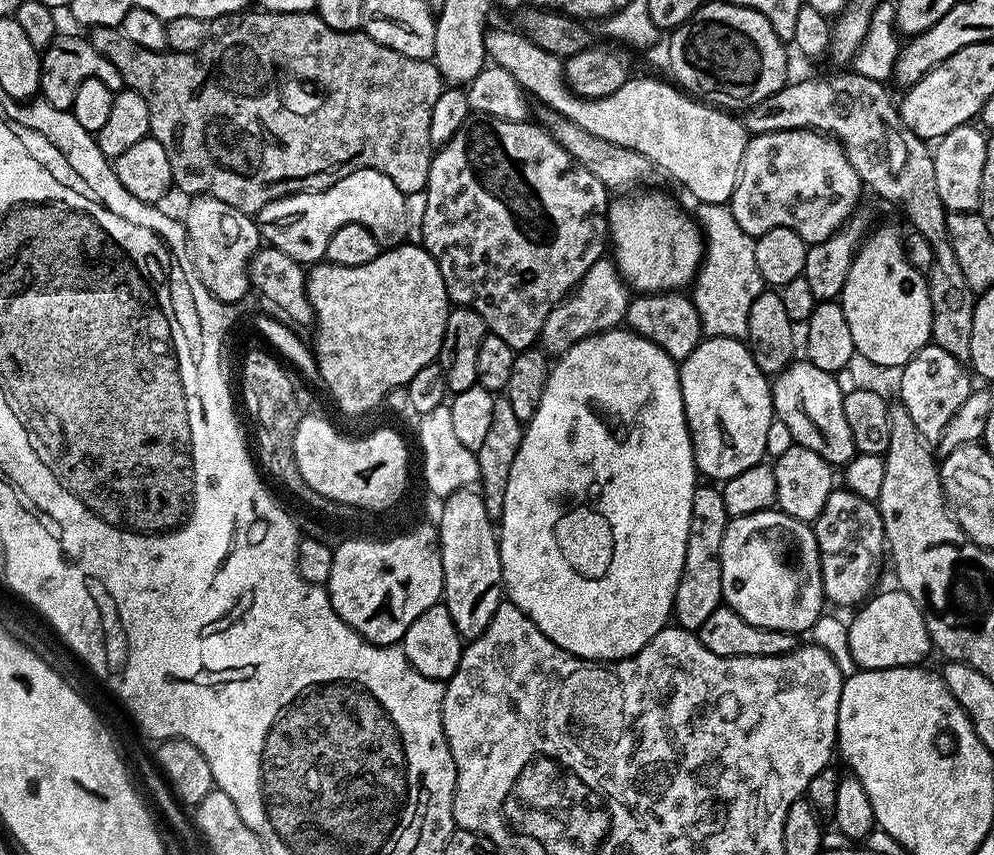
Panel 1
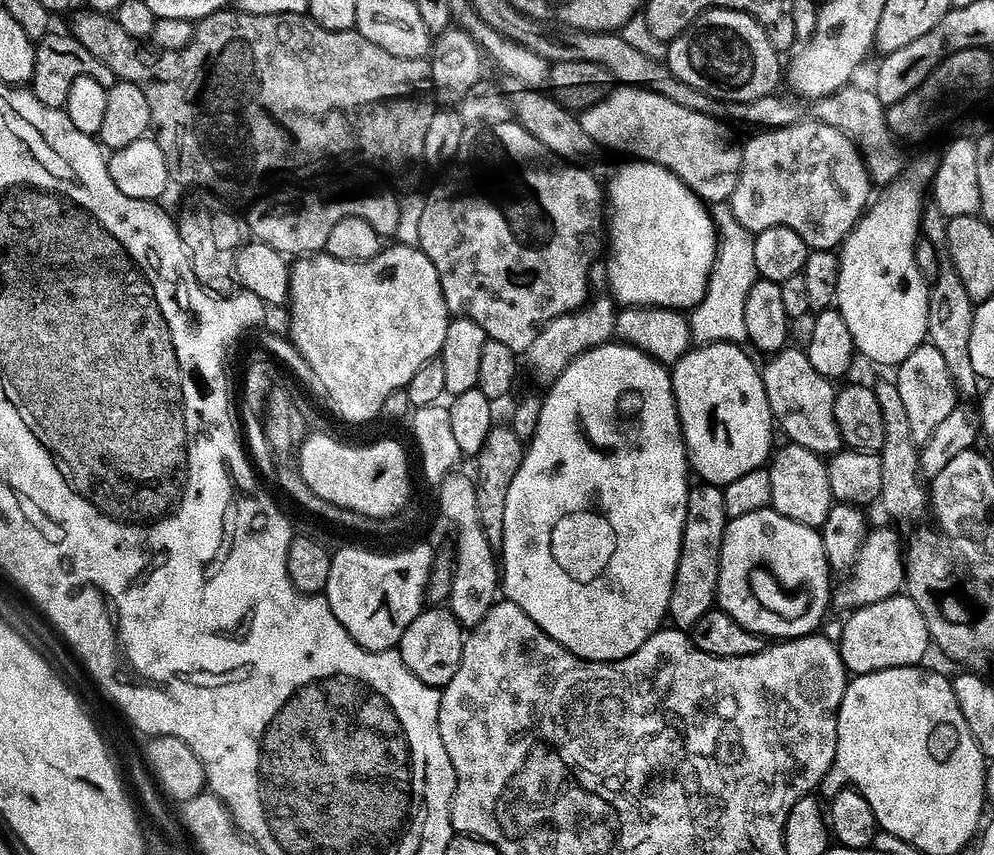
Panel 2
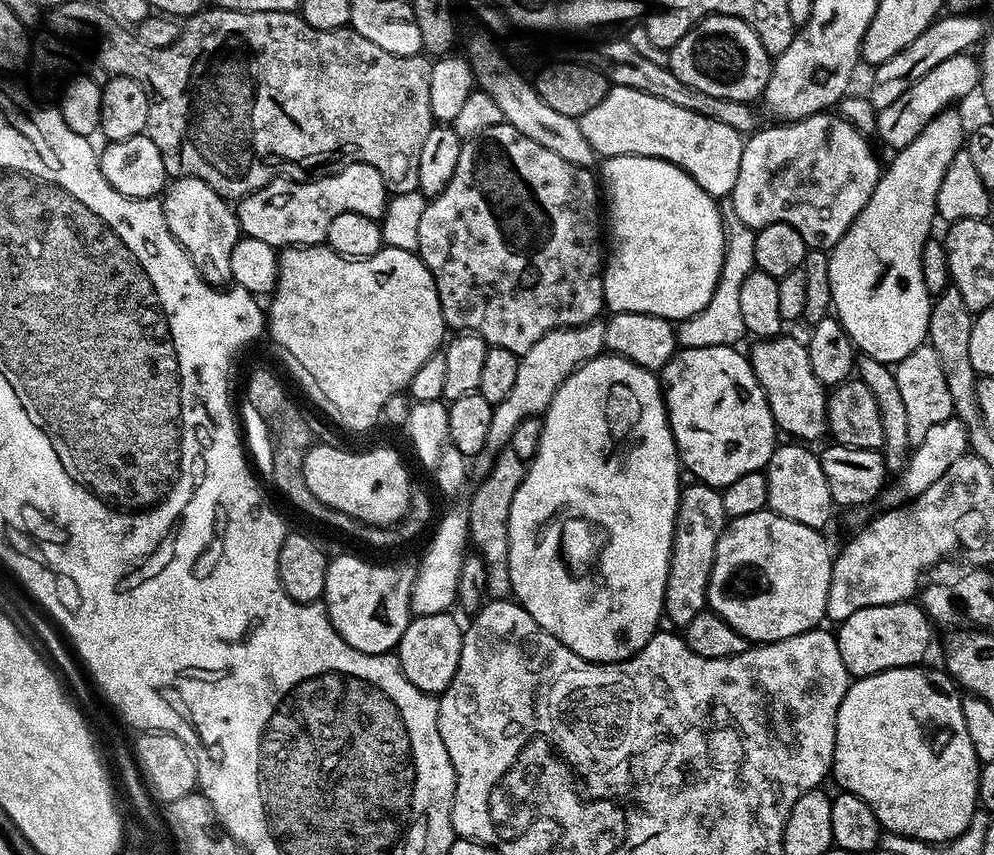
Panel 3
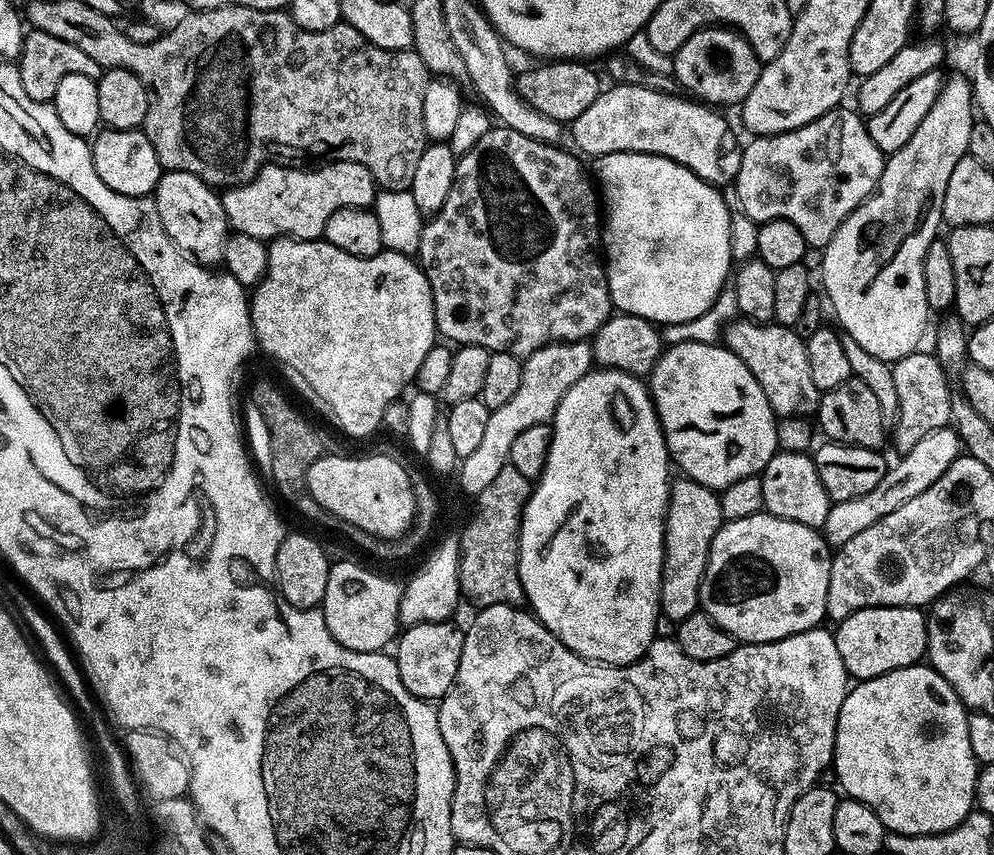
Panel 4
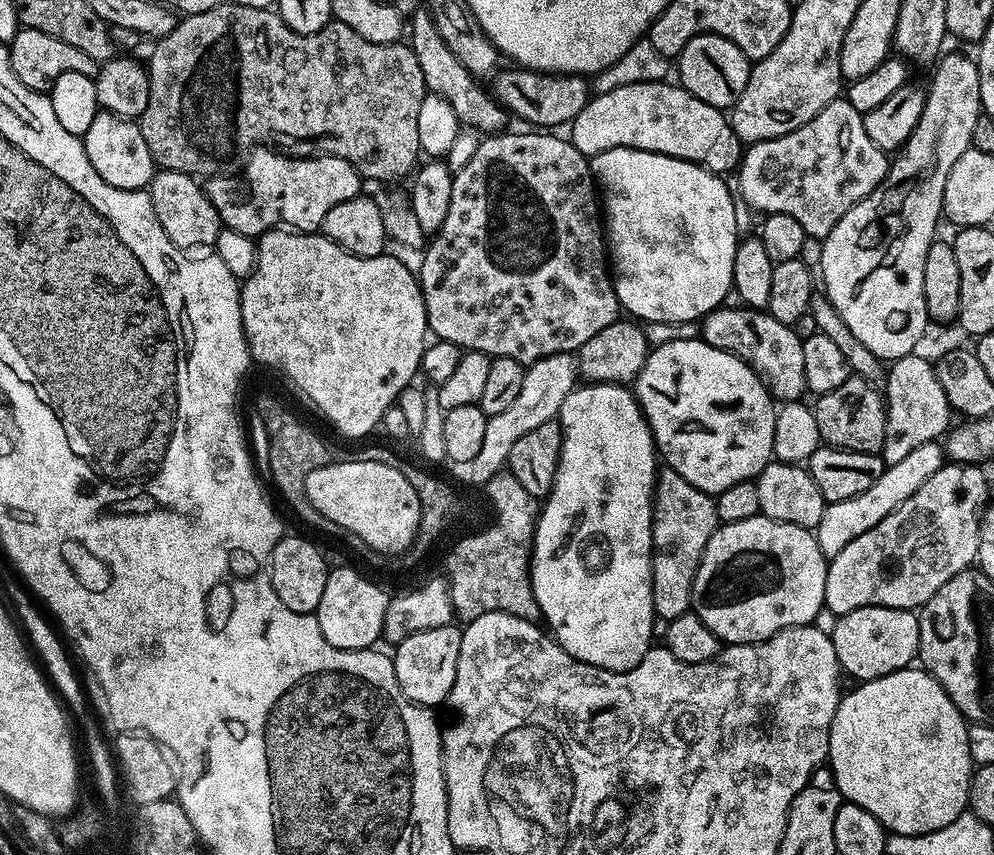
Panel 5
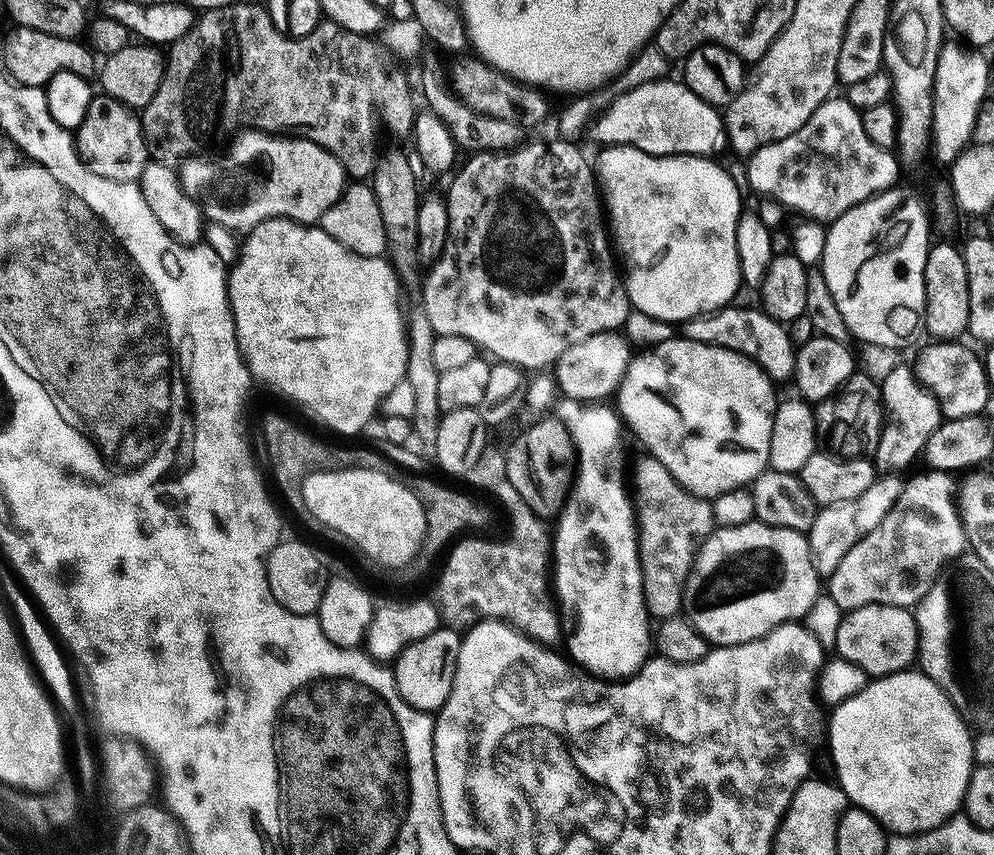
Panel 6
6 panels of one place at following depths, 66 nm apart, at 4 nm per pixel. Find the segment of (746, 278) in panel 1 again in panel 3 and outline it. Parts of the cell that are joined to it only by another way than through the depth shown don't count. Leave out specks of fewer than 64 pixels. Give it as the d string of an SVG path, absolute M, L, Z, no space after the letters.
M731 196L719 199L718 207L721 220L725 226L725 247L723 268L719 274L714 294L710 302L698 314L677 323L676 340L680 348L709 348L722 345L731 347L738 344L738 340L745 337L745 322L742 319L742 310L739 309L739 291L745 281L746 275L755 269L754 246L755 229L746 226L735 211Z

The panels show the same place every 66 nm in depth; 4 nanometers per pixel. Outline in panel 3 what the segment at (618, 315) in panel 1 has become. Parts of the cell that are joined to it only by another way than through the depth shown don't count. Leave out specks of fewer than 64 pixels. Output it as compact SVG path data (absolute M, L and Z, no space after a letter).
M600 322L580 324L576 328L555 328L550 334L538 338L538 342L534 342L534 346L520 356L518 375L510 394L506 394L506 398L493 407L492 417L488 420L490 435L486 437L483 447L488 450L507 449L514 430L518 430L522 421L547 412L558 386L562 386L562 382L566 382L566 378L570 378L570 374L574 374L580 365L604 351L604 324Z

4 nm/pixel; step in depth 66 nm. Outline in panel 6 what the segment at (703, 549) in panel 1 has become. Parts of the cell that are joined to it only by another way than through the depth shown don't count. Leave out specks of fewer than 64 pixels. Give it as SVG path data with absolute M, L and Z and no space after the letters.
M641 455L636 466L634 507L640 541L640 565L642 566L642 590L649 617L659 622L671 616L681 615L684 606L684 587L692 573L692 563L700 553L704 540L714 530L716 519L711 500L696 496L683 488L658 462L658 458Z

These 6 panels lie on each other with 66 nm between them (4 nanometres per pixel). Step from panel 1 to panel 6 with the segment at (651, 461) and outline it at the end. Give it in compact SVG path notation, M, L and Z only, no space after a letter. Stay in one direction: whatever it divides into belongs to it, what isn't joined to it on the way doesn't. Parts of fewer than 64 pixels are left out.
M567 398L561 399L559 403L555 405L554 412L555 415L559 416L560 421L563 422L566 427L570 430L570 438L572 439L573 444L576 446L576 464L575 464L575 471L574 471L574 479L572 481L571 487L568 489L568 496L567 499L564 501L564 507L560 509L558 515L555 517L554 523L556 523L556 532L554 528L554 535L551 537L550 540L550 572L551 575L554 577L554 592L557 592L560 595L560 600L564 604L568 604L572 600L572 608L576 611L576 625L572 628L572 633L567 633L566 636L566 644L568 640L568 649L566 649L567 655L571 657L573 661L579 667L583 668L586 672L591 672L593 676L601 677L609 682L619 682L627 677L633 676L635 672L640 671L640 668L646 661L650 659L650 649L653 647L654 644L654 636L653 633L650 631L650 617L648 614L648 607L646 606L646 602L644 601L644 591L642 590L642 566L640 565L640 541L638 539L638 523L636 521L636 509L634 507L634 500L633 497L630 495L630 488L624 485L624 430L626 431L625 425L622 423L622 416L619 411L615 407L609 406L604 402L585 402L582 400L569 400Z

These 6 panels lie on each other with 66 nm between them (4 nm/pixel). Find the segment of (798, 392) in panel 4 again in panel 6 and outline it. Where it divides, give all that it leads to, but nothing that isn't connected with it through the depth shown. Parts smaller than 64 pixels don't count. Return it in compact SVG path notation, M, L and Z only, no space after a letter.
M736 307L720 308L717 312L707 312L704 316L695 316L692 320L684 321L688 326L688 334L684 339L737 352L753 360L772 381L791 381L796 371L797 350L791 331L780 321L770 318L767 312L759 307Z

